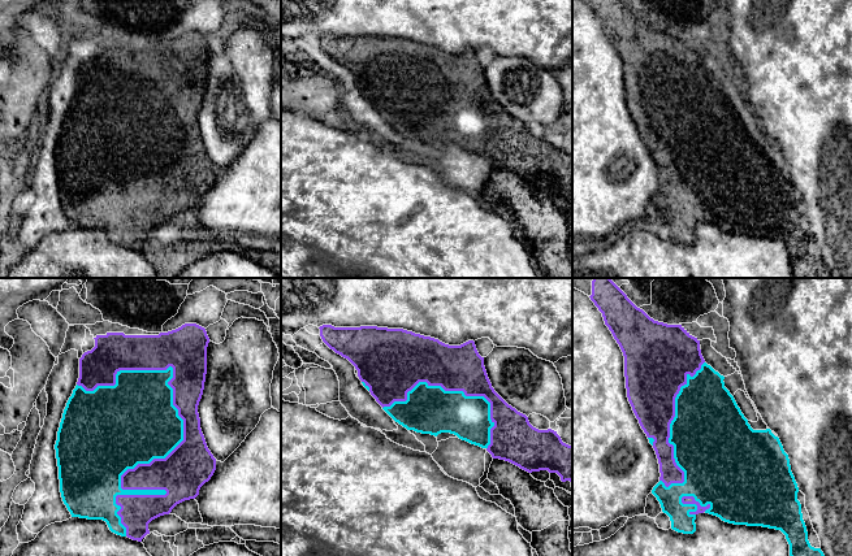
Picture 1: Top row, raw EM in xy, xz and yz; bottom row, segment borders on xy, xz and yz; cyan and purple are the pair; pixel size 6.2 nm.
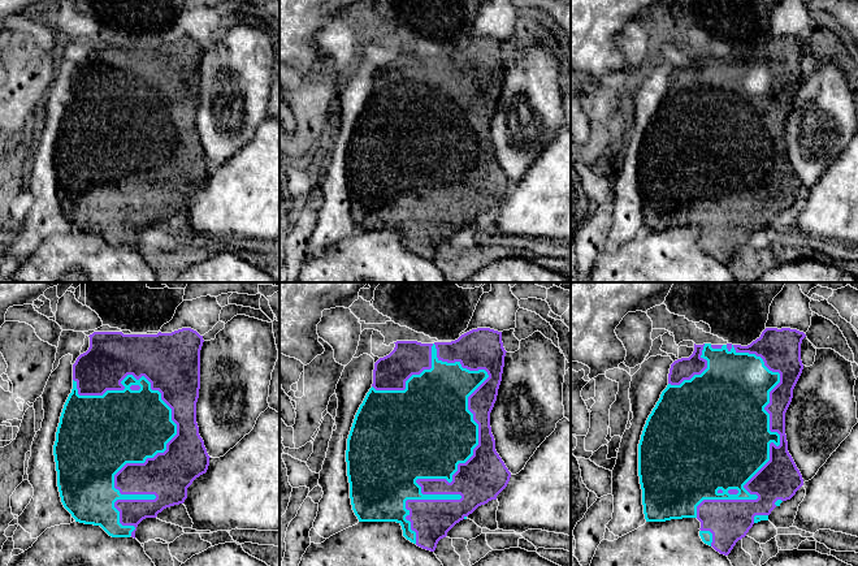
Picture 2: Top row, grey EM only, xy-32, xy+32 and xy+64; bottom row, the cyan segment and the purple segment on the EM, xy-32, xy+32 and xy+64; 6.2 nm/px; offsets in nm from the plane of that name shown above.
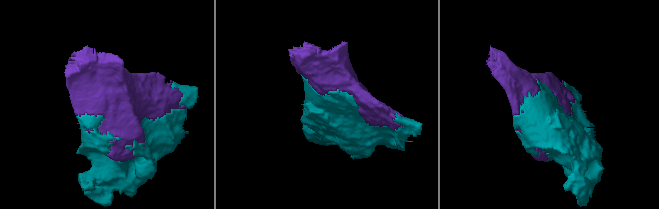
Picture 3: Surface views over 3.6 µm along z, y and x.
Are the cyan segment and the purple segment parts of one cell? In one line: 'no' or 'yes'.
yes

